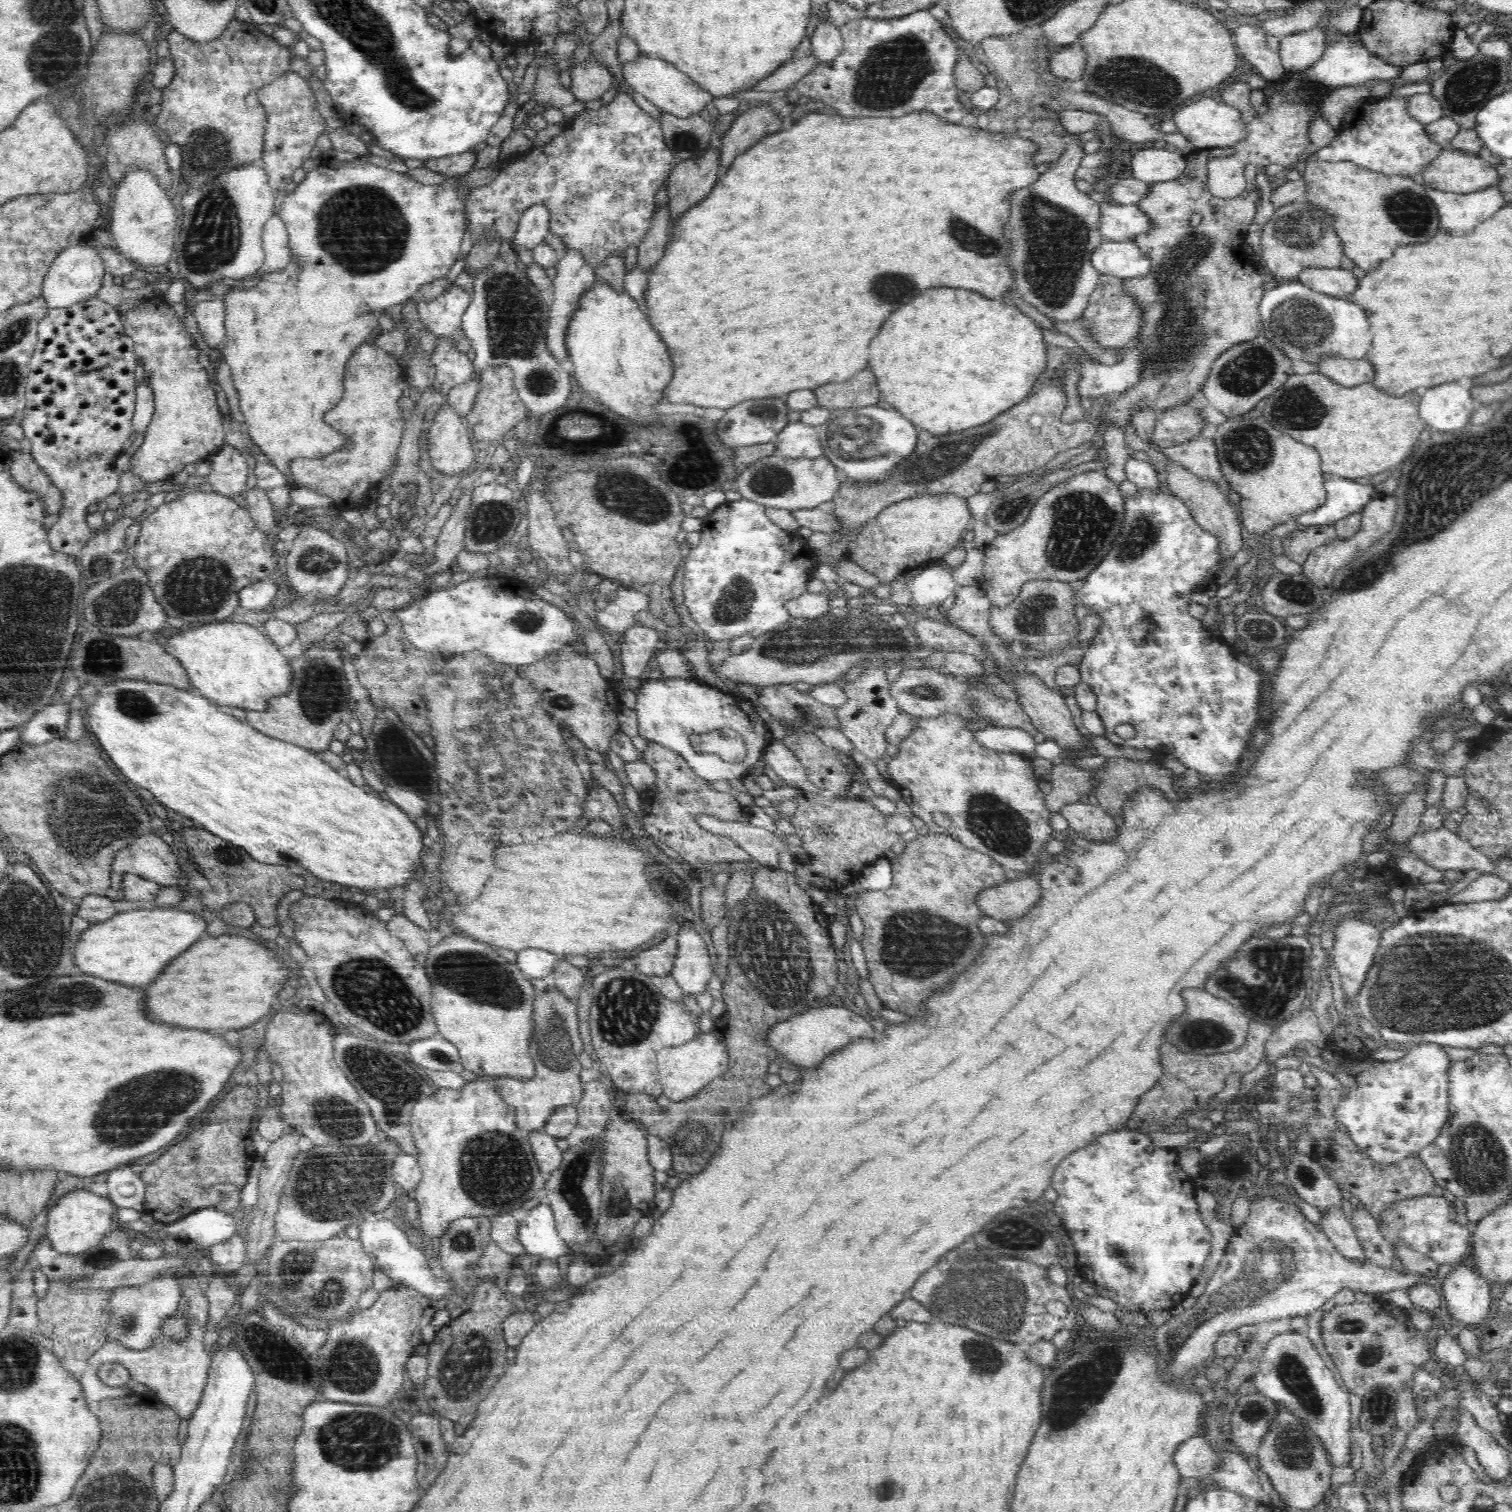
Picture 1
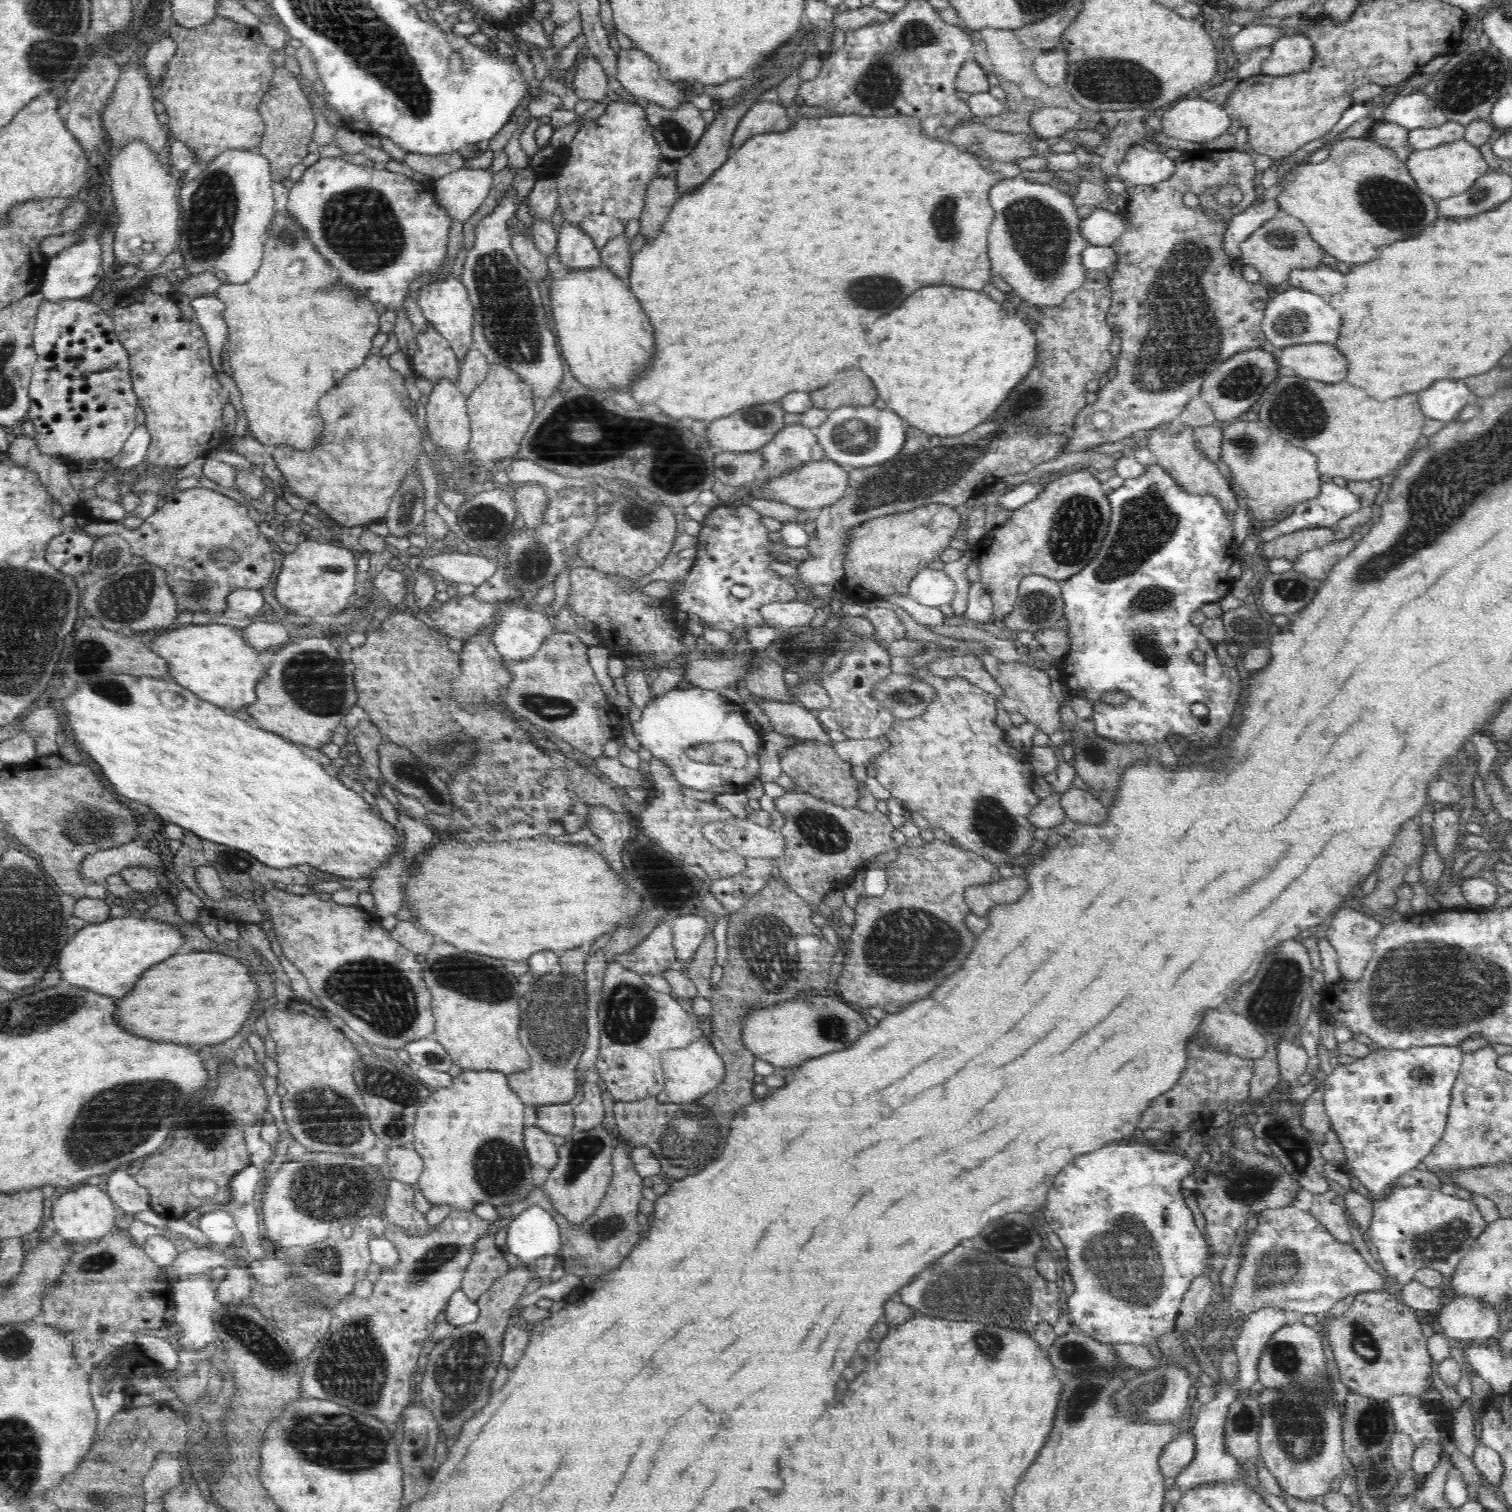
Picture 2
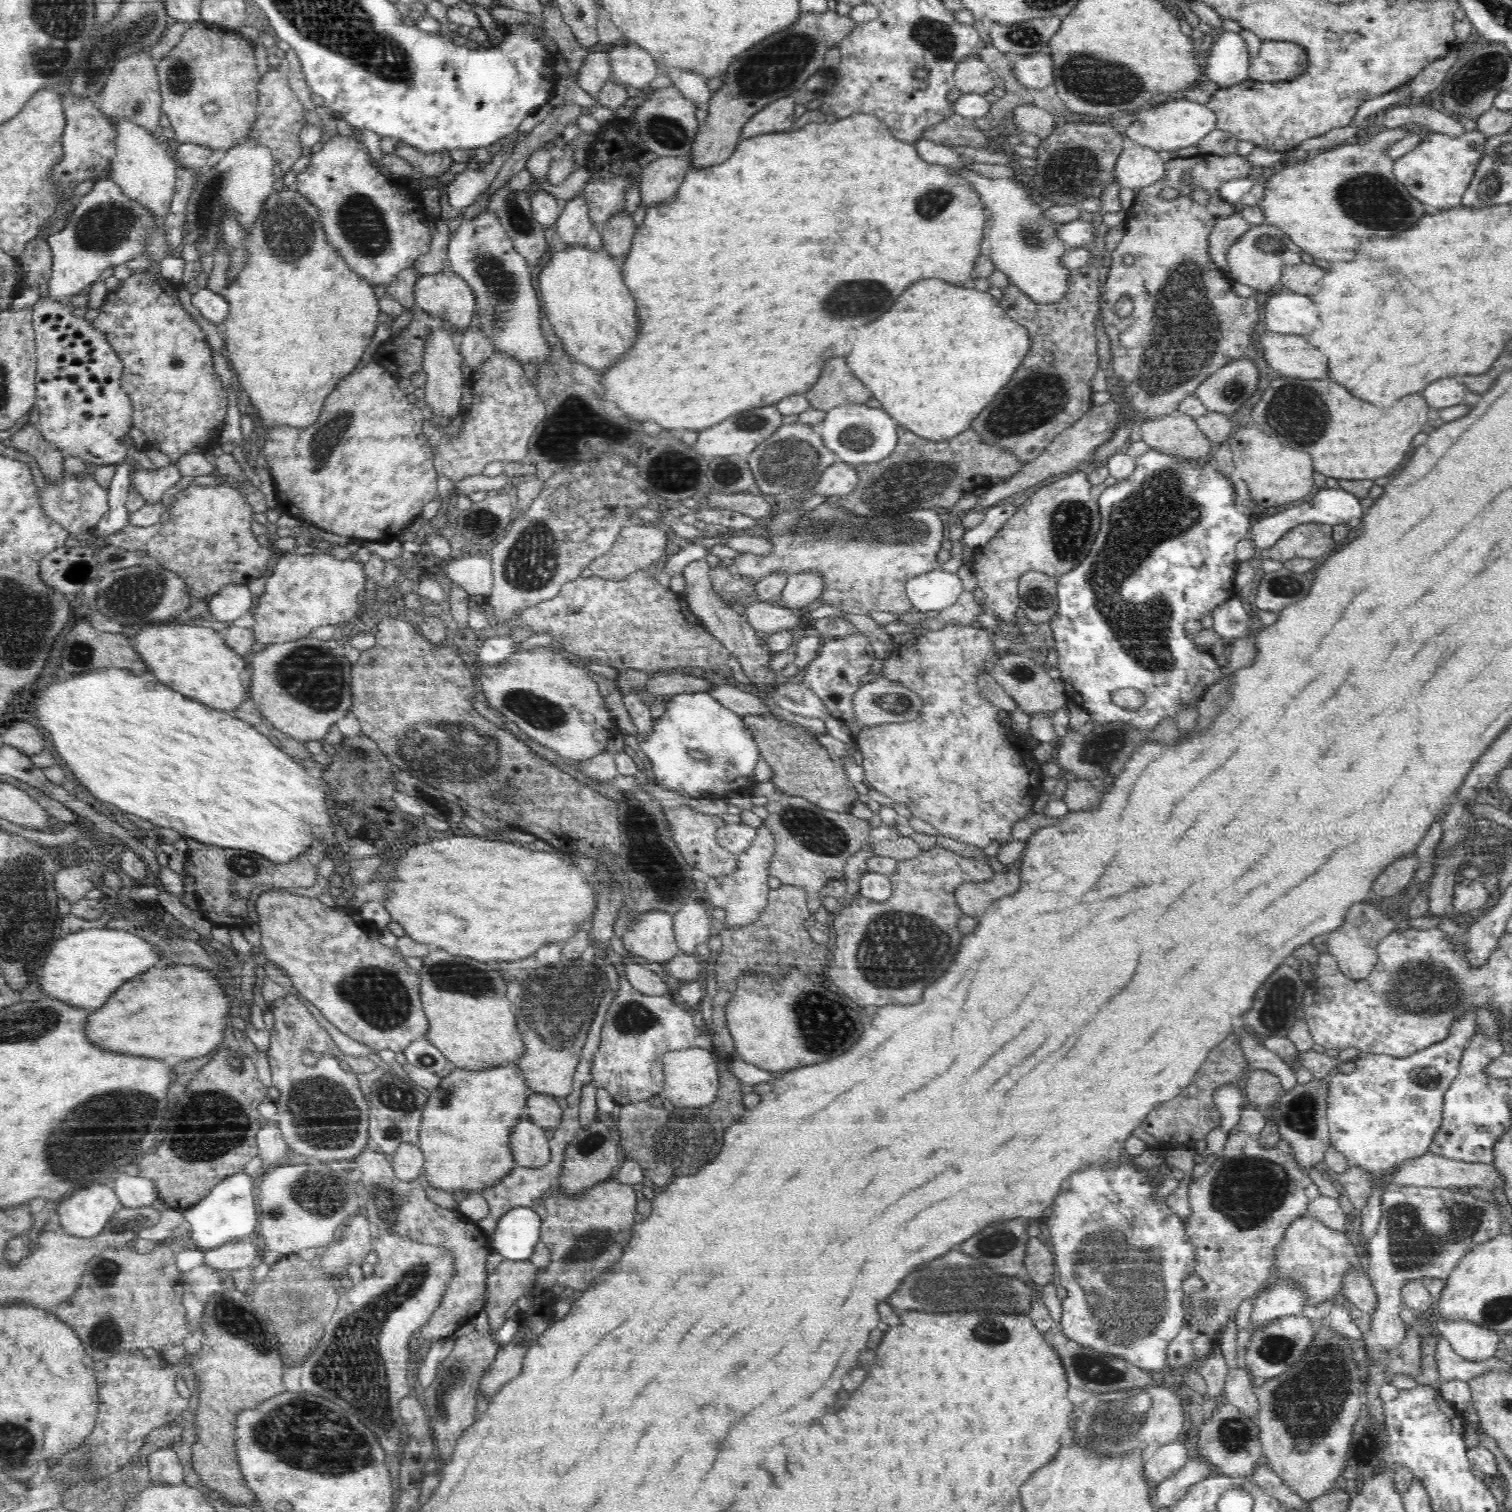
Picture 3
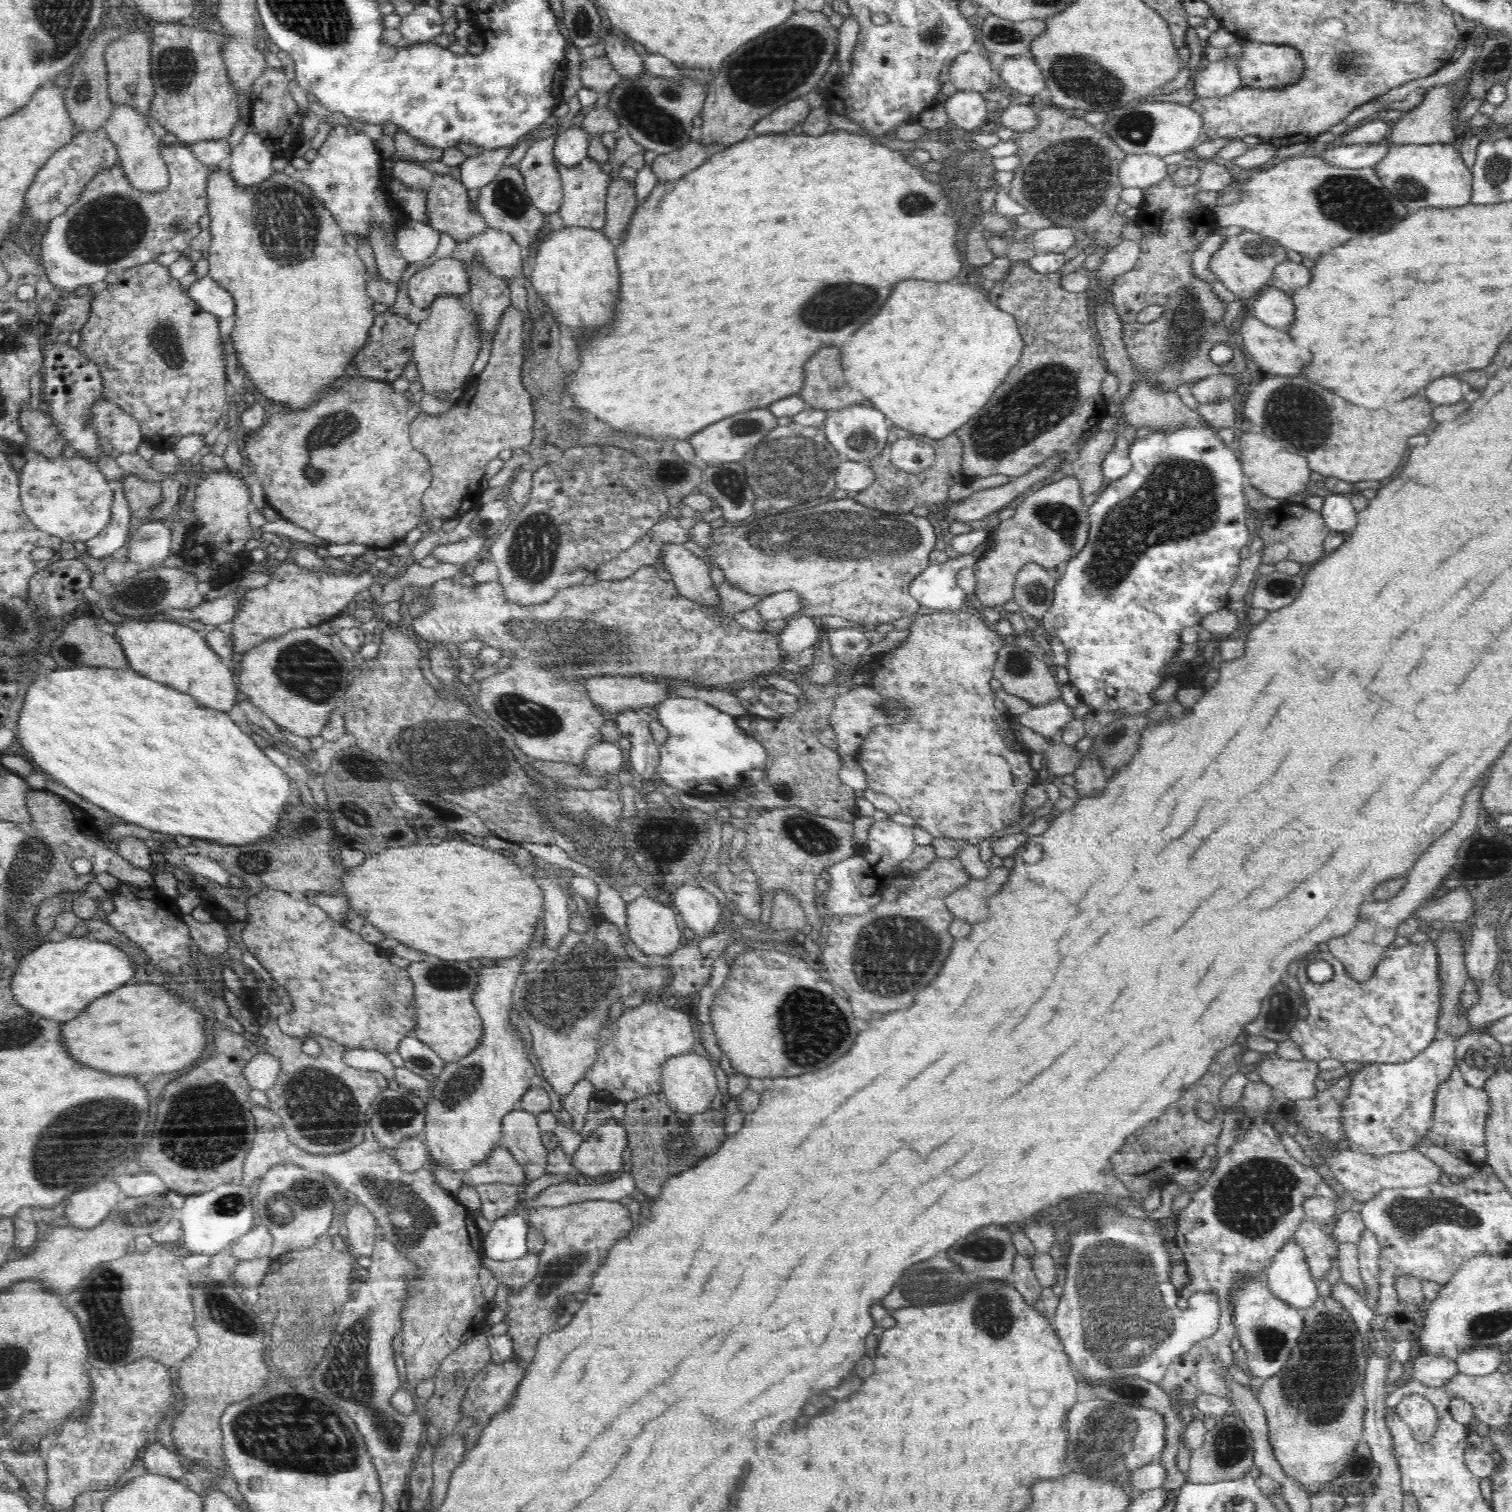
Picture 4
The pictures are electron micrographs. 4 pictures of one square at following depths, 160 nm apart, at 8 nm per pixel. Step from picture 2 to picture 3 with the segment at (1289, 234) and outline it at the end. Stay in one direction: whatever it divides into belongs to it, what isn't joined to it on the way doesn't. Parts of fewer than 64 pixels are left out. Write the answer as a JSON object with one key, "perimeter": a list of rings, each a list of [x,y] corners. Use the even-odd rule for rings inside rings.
{"perimeter":[[[1263,221],[1259,225],[1250,227],[1226,252],[1226,263],[1232,280],[1262,293],[1270,291],[1271,287],[1281,280],[1284,266],[1300,264],[1300,250],[1294,246],[1294,250],[1284,250],[1284,242],[1288,242],[1289,236],[1281,228],[1276,228]]]}

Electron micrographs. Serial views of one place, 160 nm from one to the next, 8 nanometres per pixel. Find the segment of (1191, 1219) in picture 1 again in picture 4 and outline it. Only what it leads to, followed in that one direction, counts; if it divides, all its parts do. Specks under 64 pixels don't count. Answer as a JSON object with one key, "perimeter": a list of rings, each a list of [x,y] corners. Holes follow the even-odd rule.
{"perimeter":[[[1102,1208],[1098,1210],[1096,1216],[1096,1224],[1098,1230],[1090,1230],[1090,1232],[1076,1232],[1070,1236],[1070,1256],[1068,1256],[1068,1266],[1066,1266],[1066,1286],[1064,1286],[1064,1293],[1059,1298],[1058,1308],[1054,1316],[1054,1324],[1056,1324],[1055,1331],[1059,1336],[1060,1343],[1074,1366],[1078,1378],[1084,1382],[1106,1382],[1106,1380],[1114,1380],[1114,1378],[1121,1378],[1124,1376],[1139,1376],[1144,1380],[1150,1380],[1154,1384],[1160,1383],[1168,1370],[1168,1366],[1172,1365],[1178,1357],[1188,1353],[1198,1341],[1204,1340],[1212,1336],[1219,1326],[1220,1305],[1216,1293],[1196,1293],[1188,1298],[1188,1308],[1182,1310],[1178,1308],[1177,1300],[1180,1298],[1180,1288],[1175,1288],[1171,1282],[1171,1263],[1170,1255],[1164,1248],[1164,1240],[1160,1238],[1160,1224],[1152,1224],[1146,1220],[1134,1220],[1134,1218],[1120,1218],[1120,1214],[1116,1214],[1114,1208]]]}

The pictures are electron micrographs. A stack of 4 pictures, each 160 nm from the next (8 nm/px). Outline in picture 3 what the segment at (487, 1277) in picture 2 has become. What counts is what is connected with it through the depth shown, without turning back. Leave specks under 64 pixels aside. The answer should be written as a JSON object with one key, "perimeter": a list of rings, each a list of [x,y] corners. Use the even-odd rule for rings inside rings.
{"perimeter":[[[366,1147],[363,1152],[355,1158],[355,1168],[359,1168],[361,1172],[360,1184],[362,1192],[362,1209],[369,1223],[376,1225],[379,1230],[400,1235],[400,1237],[408,1238],[410,1241],[423,1242],[426,1245],[436,1247],[444,1247],[450,1249],[452,1258],[454,1258],[454,1268],[456,1269],[456,1278],[449,1285],[449,1290],[444,1294],[439,1307],[432,1313],[431,1319],[420,1327],[420,1336],[418,1342],[420,1344],[428,1344],[434,1346],[436,1342],[440,1342],[442,1338],[454,1334],[458,1328],[462,1328],[469,1323],[469,1319],[482,1312],[484,1308],[484,1295],[487,1290],[487,1272],[486,1258],[492,1253],[488,1233],[477,1227],[476,1222],[468,1219],[465,1215],[458,1211],[448,1211],[446,1208],[430,1201],[426,1195],[427,1182],[422,1179],[414,1179],[403,1181],[398,1179],[390,1158],[386,1153],[381,1153],[378,1149],[370,1150]]]}

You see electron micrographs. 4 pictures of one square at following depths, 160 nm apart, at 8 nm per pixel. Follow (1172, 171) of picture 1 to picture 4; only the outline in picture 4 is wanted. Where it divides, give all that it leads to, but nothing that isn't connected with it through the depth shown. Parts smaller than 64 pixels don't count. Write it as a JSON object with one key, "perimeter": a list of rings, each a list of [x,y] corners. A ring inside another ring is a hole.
{"perimeter":[[[1128,154],[1120,164],[1118,176],[1123,188],[1148,188],[1167,173],[1167,165],[1161,156],[1154,154]]]}

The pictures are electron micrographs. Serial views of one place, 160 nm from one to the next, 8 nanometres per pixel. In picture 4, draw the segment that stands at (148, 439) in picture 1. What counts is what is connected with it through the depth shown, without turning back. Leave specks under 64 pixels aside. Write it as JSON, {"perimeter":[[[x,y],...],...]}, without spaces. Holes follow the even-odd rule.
{"perimeter":[[[151,261],[139,266],[119,271],[119,277],[114,284],[108,284],[106,290],[95,295],[91,302],[91,312],[82,327],[80,340],[84,340],[84,348],[104,364],[104,376],[108,376],[108,401],[117,404],[123,411],[132,415],[141,428],[141,434],[149,439],[154,446],[158,448],[174,448],[181,438],[188,435],[206,435],[214,426],[216,426],[220,416],[224,414],[224,408],[232,400],[232,392],[226,378],[226,360],[224,359],[224,345],[220,335],[220,320],[214,315],[206,312],[204,307],[200,307],[188,295],[187,291],[182,290],[179,280],[170,275],[168,266],[161,266],[156,261]]]}

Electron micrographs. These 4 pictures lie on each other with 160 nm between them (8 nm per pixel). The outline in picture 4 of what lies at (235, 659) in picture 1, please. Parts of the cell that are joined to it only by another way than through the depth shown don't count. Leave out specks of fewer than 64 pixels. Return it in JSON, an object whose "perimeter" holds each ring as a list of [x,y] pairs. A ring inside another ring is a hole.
{"perimeter":[[[131,620],[118,624],[115,629],[113,636],[122,645],[132,670],[192,696],[203,707],[228,712],[237,704],[236,694],[239,690],[234,688],[234,674],[208,646],[202,632],[173,621],[160,620]]]}

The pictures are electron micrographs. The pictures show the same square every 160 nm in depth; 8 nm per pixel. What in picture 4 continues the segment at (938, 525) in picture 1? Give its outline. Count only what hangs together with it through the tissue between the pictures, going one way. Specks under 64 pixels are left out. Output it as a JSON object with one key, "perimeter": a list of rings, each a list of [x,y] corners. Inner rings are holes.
{"perimeter":[[[829,492],[824,496],[824,500],[814,500],[812,504],[797,504],[792,508],[782,509],[778,514],[769,514],[765,517],[757,517],[751,524],[744,526],[732,526],[726,524],[722,528],[714,528],[712,530],[713,545],[705,548],[706,558],[714,562],[714,566],[722,569],[725,580],[732,588],[744,590],[756,595],[770,596],[784,590],[793,590],[799,594],[801,598],[801,609],[799,614],[810,616],[810,618],[822,616],[839,616],[856,622],[857,624],[874,624],[878,625],[882,622],[892,622],[898,618],[906,618],[906,616],[915,616],[921,604],[909,593],[909,586],[916,576],[918,576],[929,564],[928,554],[934,550],[936,544],[935,530],[928,521],[927,517],[912,515],[912,513],[885,513],[868,507],[861,506],[856,499],[845,497],[836,499],[834,492]]]}

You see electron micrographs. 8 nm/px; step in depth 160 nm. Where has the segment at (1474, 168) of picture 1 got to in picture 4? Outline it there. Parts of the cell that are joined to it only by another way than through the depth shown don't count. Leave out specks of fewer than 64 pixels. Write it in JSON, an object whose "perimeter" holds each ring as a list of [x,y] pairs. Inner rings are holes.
{"perimeter":[[[1442,141],[1432,144],[1390,145],[1388,154],[1374,168],[1390,193],[1408,204],[1408,212],[1430,207],[1464,206],[1472,196],[1473,176],[1463,161],[1458,145]]]}

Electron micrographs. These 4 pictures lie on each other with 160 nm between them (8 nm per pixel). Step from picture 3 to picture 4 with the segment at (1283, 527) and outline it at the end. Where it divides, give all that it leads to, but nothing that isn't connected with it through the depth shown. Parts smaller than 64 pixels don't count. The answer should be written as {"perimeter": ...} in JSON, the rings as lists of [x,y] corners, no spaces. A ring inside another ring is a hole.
{"perimeter":[[[1331,493],[1325,497],[1320,514],[1331,532],[1348,534],[1357,526],[1358,513],[1342,493]]]}

